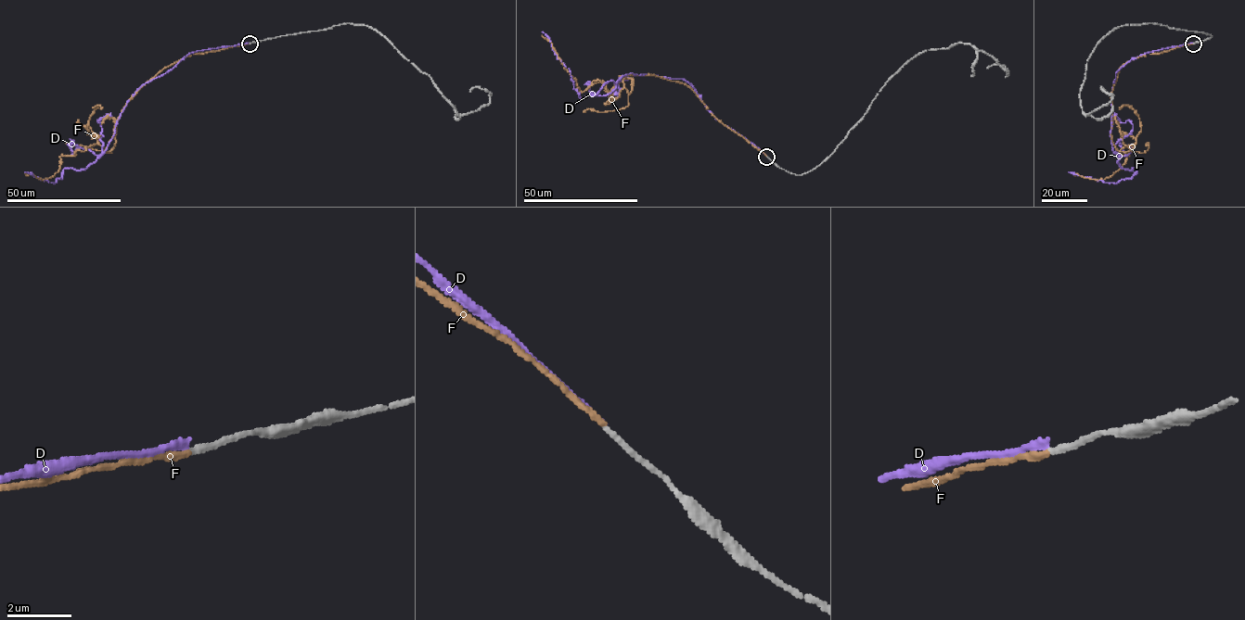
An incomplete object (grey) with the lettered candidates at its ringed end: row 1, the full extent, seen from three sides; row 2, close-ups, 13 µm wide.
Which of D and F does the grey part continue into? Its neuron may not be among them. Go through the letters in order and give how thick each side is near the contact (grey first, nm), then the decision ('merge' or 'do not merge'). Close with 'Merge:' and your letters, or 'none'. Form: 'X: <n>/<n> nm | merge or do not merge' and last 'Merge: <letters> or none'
D: 170/170 nm | do not merge
F: 170/180 nm | merge
Merge: F

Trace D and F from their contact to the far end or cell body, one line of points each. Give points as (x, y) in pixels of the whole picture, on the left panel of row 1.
D: (250, 43), (193, 51), (145, 82), (129, 99), (105, 152), (86, 169), (65, 168), (54, 183), (24, 171)
F: (250, 43), (186, 56), (151, 78), (127, 102), (106, 152), (95, 144), (60, 156), (46, 179), (24, 173)

